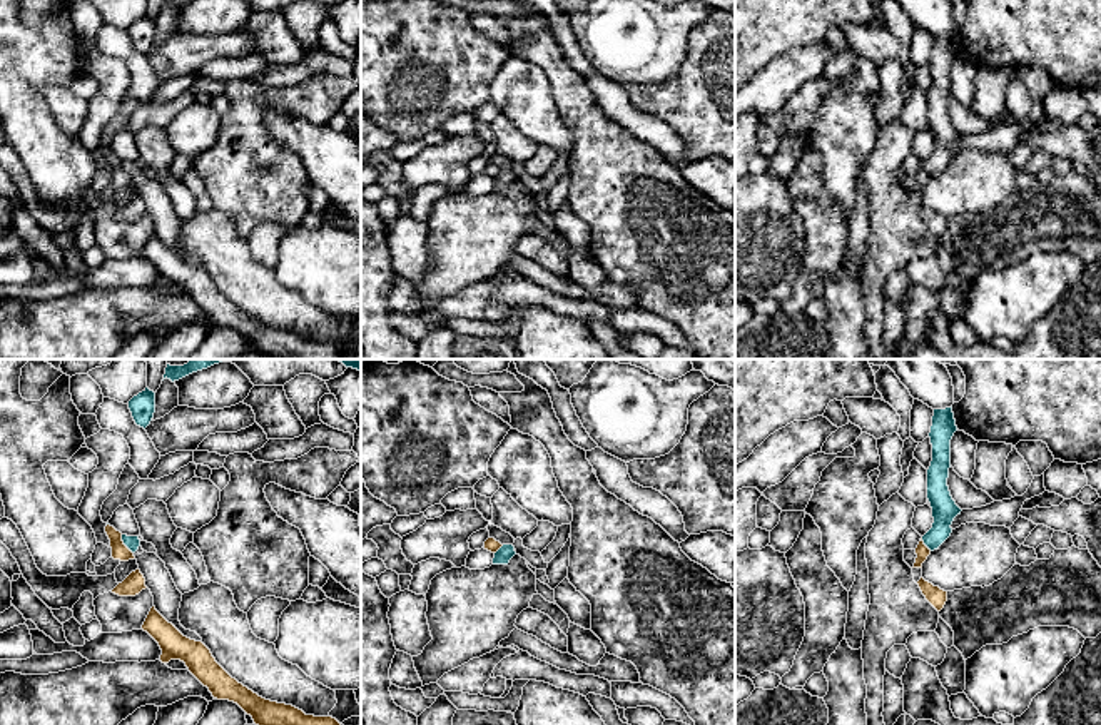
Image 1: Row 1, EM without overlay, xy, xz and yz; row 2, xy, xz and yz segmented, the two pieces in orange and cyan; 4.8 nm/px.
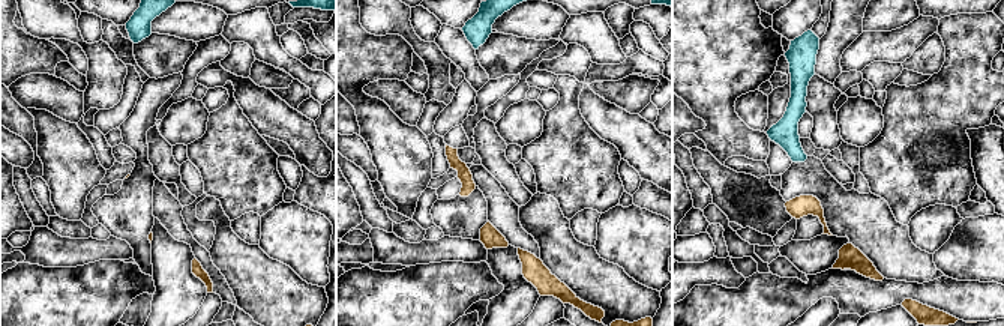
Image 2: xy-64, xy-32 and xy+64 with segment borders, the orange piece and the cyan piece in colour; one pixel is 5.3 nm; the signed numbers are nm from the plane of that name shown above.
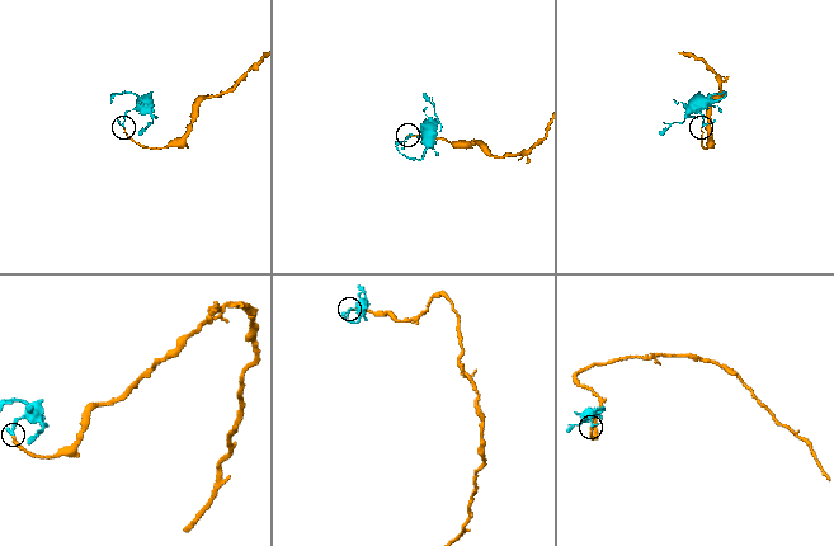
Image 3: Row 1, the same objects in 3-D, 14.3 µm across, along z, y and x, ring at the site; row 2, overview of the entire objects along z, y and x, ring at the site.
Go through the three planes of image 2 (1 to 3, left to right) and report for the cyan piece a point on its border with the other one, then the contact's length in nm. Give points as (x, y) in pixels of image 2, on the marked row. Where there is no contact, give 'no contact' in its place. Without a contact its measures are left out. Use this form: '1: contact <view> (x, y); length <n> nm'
1: no contact
2: no contact
3: no contact

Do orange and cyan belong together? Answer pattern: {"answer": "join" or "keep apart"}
{"answer": "keep apart"}

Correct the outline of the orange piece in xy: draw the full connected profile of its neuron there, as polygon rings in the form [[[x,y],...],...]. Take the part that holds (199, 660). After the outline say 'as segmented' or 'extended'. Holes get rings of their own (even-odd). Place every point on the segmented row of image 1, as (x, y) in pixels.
[[[155,606],[150,608],[142,630],[160,646],[160,662],[180,660],[189,672],[209,688],[214,698],[237,703],[256,725],[341,725],[332,717],[306,715],[302,710],[266,700],[232,678],[202,643],[184,636]]] | as segmented

